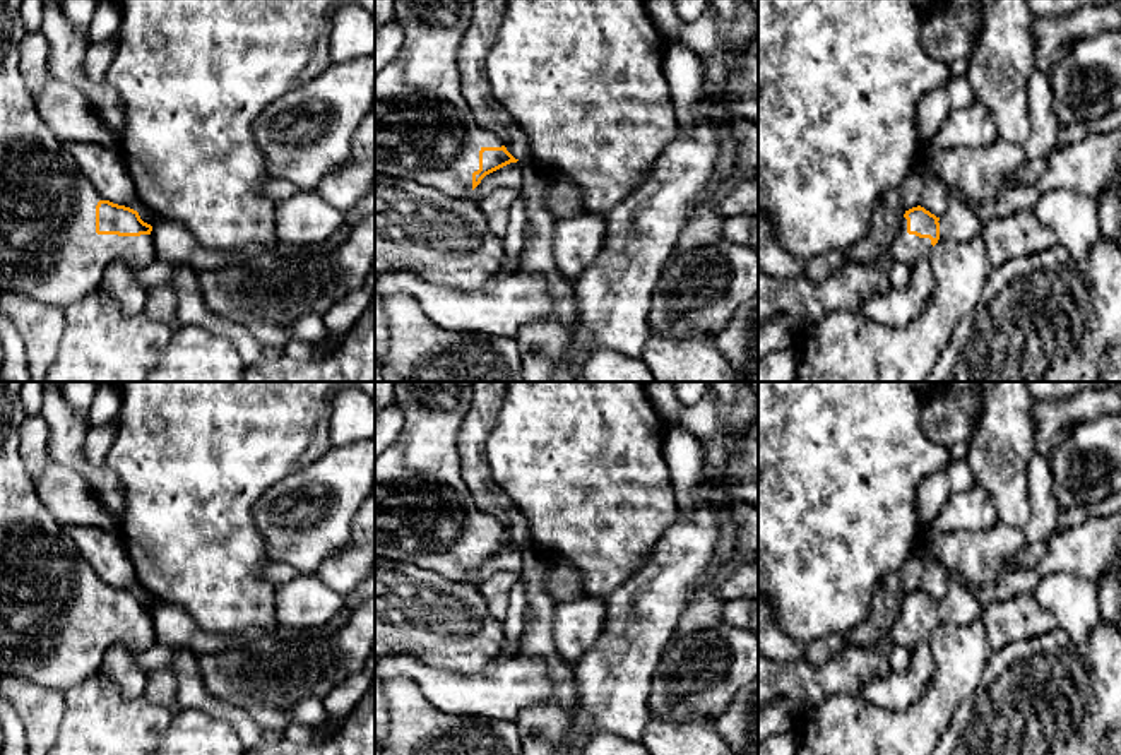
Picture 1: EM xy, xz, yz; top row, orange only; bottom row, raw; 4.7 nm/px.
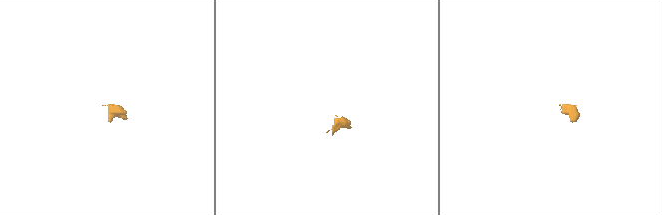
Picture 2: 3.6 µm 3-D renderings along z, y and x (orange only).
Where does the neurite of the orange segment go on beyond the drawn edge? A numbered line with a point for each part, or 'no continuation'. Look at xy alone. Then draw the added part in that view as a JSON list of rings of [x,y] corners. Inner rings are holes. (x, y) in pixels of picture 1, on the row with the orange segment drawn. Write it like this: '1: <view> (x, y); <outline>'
1: xy (50, 250); [[[0,0],[0,291],[67,308],[99,286],[111,262],[147,267],[156,250],[151,235],[96,233],[101,199],[68,147],[38,115],[21,74],[19,45],[26,26],[19,7],[21,0]]]

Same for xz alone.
1: xz (425, 130); [[[395,0],[395,21],[402,26],[404,41],[397,56],[375,75],[375,173],[394,178],[412,180],[431,187],[452,199],[467,199],[472,192],[472,173],[479,169],[479,151],[483,147],[501,147],[501,139],[484,130],[474,118],[472,110],[460,92],[460,74],[457,67],[457,50],[472,15],[472,0]]]

